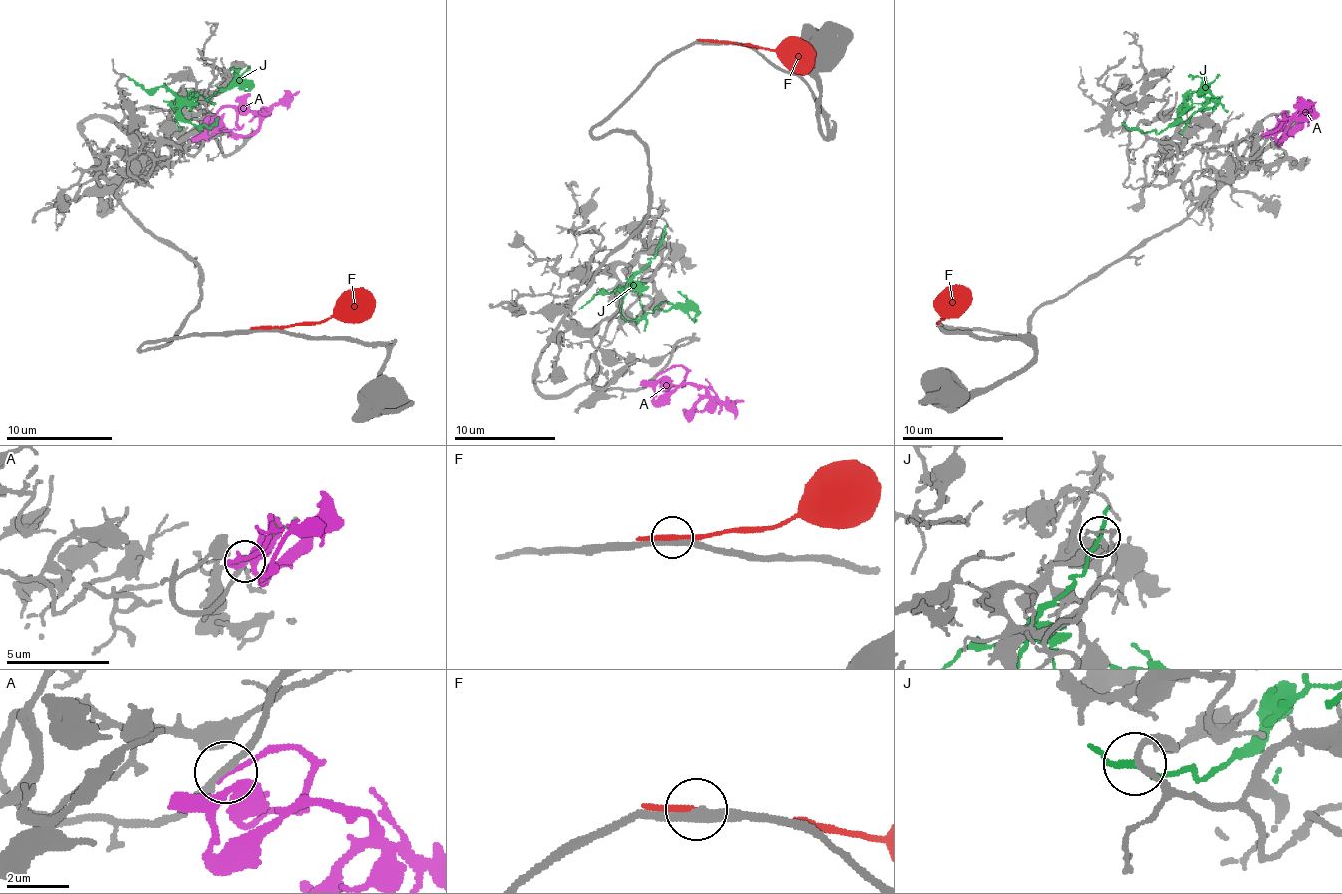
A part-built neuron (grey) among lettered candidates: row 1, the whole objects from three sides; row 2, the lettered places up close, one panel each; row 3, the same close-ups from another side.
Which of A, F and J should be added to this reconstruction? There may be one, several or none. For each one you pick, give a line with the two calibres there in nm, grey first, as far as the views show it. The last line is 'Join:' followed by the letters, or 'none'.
A: calibres 170 and 190 nm
Join: A

